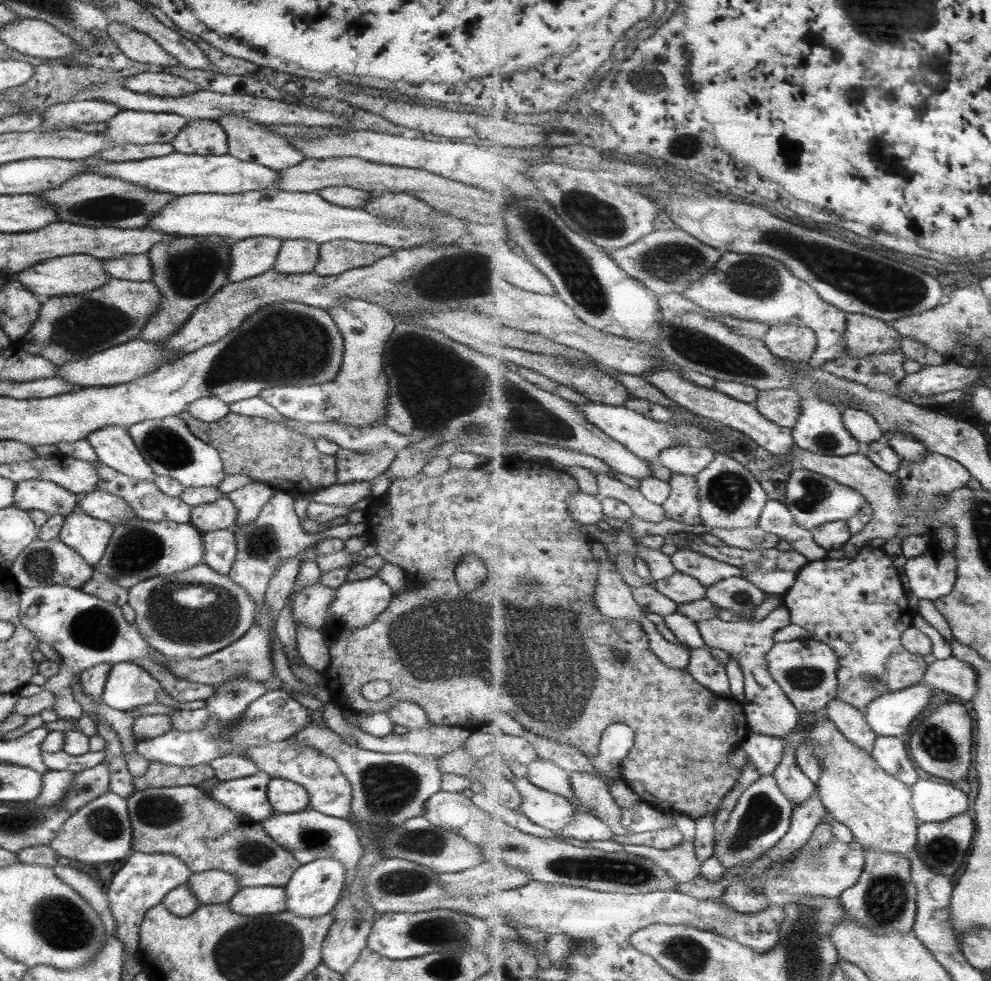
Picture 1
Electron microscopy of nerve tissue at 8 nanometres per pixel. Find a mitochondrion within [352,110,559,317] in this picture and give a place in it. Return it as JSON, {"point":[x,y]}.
{"point":[460,278]}

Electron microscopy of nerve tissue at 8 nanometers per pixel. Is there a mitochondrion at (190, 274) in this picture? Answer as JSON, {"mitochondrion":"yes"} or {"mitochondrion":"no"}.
{"mitochondrion":"yes"}

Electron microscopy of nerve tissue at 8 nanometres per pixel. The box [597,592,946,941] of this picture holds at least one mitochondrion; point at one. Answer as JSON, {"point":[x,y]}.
{"point":[885,897]}

